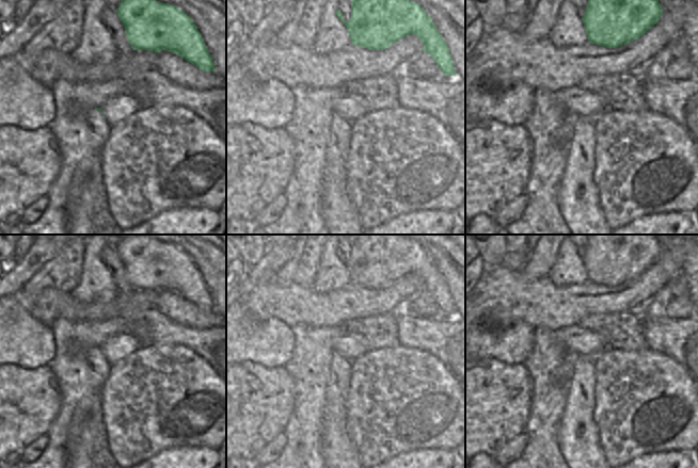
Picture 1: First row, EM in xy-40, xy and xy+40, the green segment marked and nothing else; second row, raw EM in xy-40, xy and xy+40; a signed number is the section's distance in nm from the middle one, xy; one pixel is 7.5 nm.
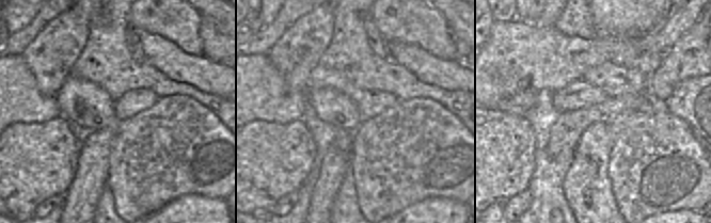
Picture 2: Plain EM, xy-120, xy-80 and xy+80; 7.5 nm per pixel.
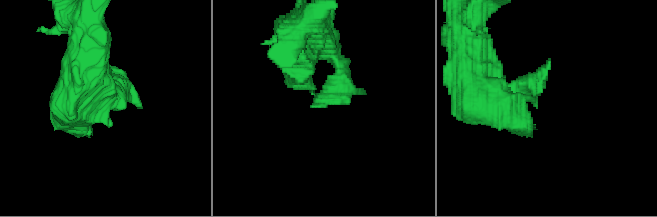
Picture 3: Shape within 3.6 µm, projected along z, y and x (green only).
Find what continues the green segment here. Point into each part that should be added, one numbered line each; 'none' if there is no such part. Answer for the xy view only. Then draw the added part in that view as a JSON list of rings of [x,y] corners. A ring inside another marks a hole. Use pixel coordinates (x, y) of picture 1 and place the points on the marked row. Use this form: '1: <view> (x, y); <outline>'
none

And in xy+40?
none

